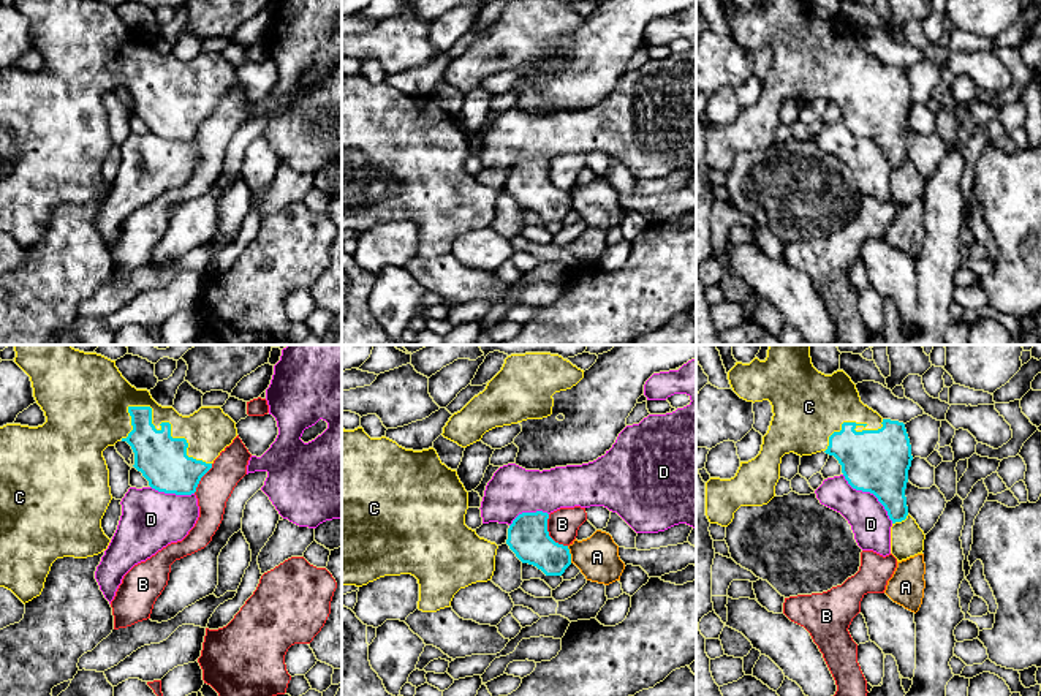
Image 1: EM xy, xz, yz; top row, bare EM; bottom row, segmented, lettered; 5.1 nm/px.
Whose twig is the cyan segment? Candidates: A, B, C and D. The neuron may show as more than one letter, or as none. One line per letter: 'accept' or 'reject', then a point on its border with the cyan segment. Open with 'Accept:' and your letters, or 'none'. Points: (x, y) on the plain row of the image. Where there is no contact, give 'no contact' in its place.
Accept: C
A: reject; meets cyan in xz at (570, 200)
B: reject; meets cyan in xz at (548, 179)
C: accept; meets cyan in xy at (170, 71)
D: reject; meets cyan in yz at (870, 138)

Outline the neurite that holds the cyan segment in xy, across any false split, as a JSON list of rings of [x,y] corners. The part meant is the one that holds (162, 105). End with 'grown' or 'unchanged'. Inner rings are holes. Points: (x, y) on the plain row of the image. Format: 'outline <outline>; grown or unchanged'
outline [[[16,0],[14,8],[30,22],[33,43],[46,62],[46,68],[38,73],[21,70],[0,73],[0,233],[11,236],[25,250],[41,240],[51,212],[57,204],[87,204],[108,195],[111,185],[101,174],[101,165],[112,146],[109,115],[103,103],[108,92],[114,92],[120,85],[127,87],[134,98],[133,112],[142,119],[152,134],[165,139],[191,141],[196,138],[201,123],[212,114],[214,106],[237,82],[237,74],[236,68],[220,52],[201,52],[193,60],[182,62],[172,52],[158,51],[147,35],[136,35],[122,22],[115,6],[101,0]]]; grown

